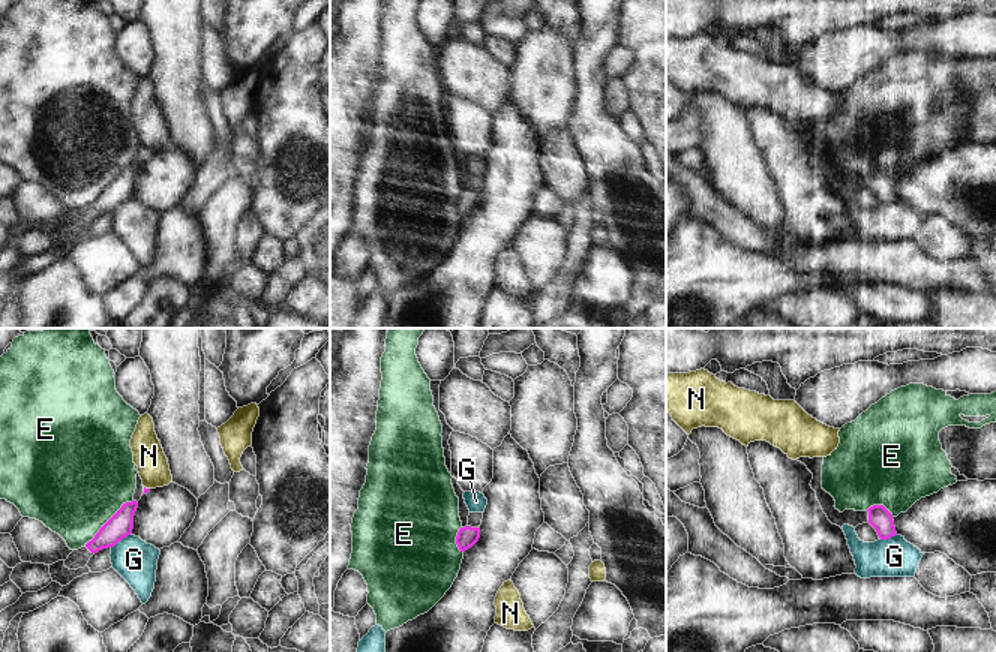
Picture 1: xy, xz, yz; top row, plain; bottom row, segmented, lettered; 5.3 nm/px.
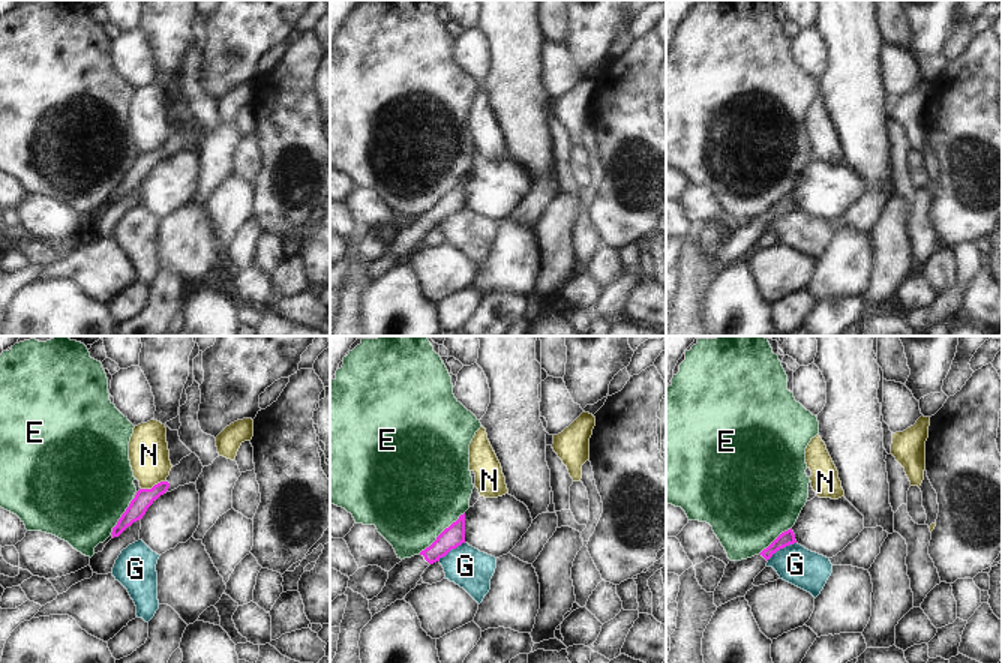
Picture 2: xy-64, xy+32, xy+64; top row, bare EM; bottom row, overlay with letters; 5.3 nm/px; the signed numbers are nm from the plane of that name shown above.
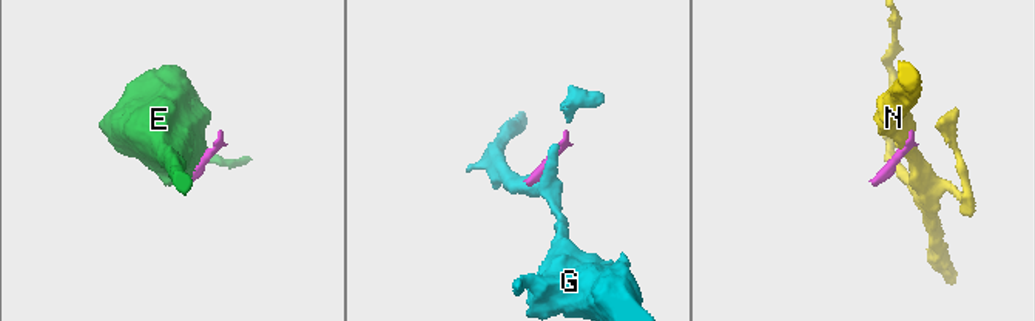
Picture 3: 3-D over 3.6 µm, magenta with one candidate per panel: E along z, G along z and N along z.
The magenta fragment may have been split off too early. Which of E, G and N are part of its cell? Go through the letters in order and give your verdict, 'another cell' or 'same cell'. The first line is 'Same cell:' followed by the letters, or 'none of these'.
Same cell: none of these
E: another cell
G: another cell
N: another cell

